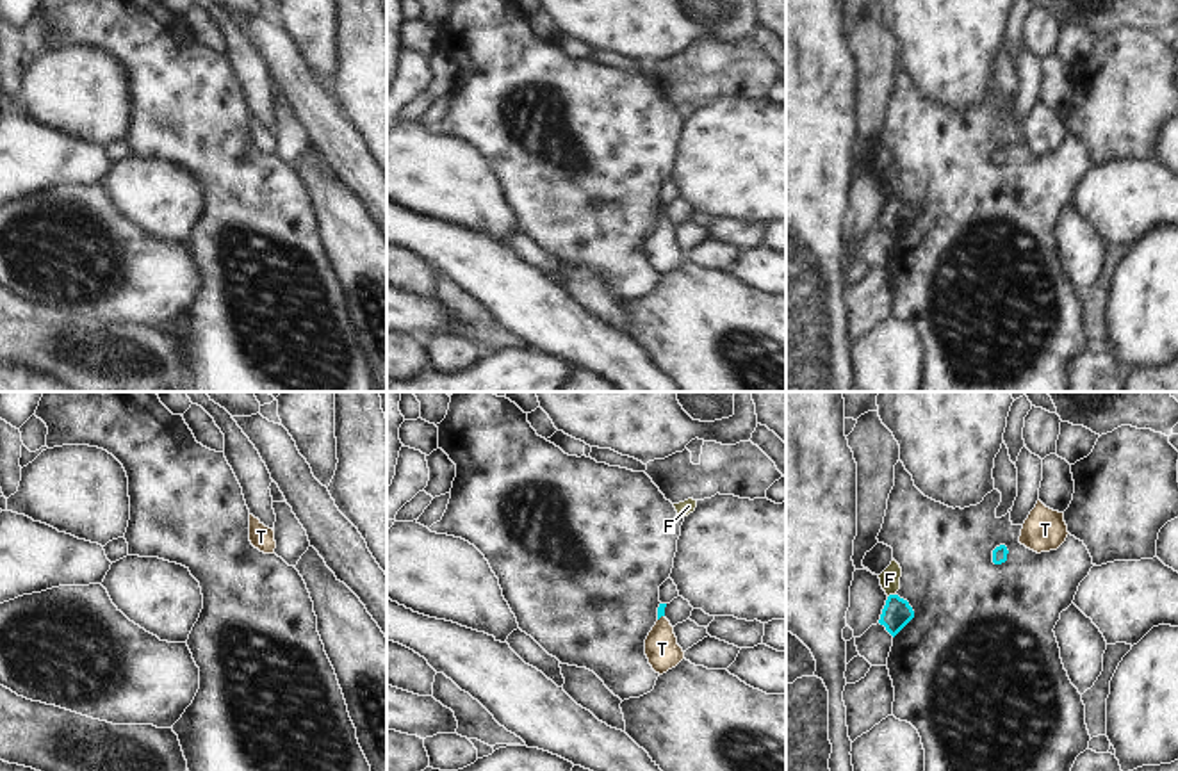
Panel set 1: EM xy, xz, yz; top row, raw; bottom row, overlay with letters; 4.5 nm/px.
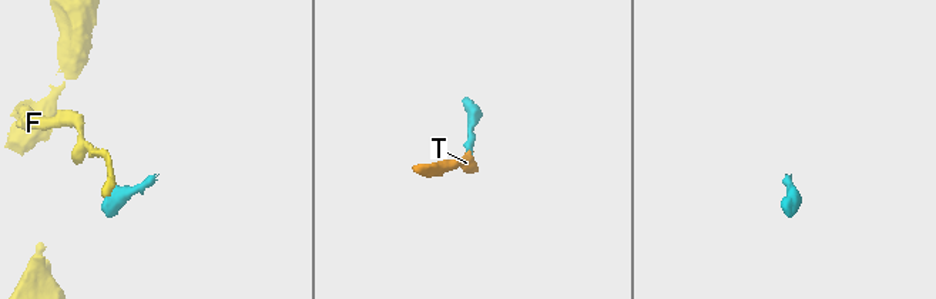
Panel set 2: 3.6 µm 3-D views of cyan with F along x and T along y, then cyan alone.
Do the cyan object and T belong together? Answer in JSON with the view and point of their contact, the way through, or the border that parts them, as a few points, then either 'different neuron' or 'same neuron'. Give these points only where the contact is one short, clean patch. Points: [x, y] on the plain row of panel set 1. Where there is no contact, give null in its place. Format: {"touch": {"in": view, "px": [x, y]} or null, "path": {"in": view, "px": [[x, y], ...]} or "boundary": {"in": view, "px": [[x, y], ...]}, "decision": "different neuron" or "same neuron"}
{"touch": {"in": "xz", "px": [660, 218]}, "path": {"in": "xz", "px": [[662, 207], [660, 218], [662, 250]]}, "decision": "same neuron"}

